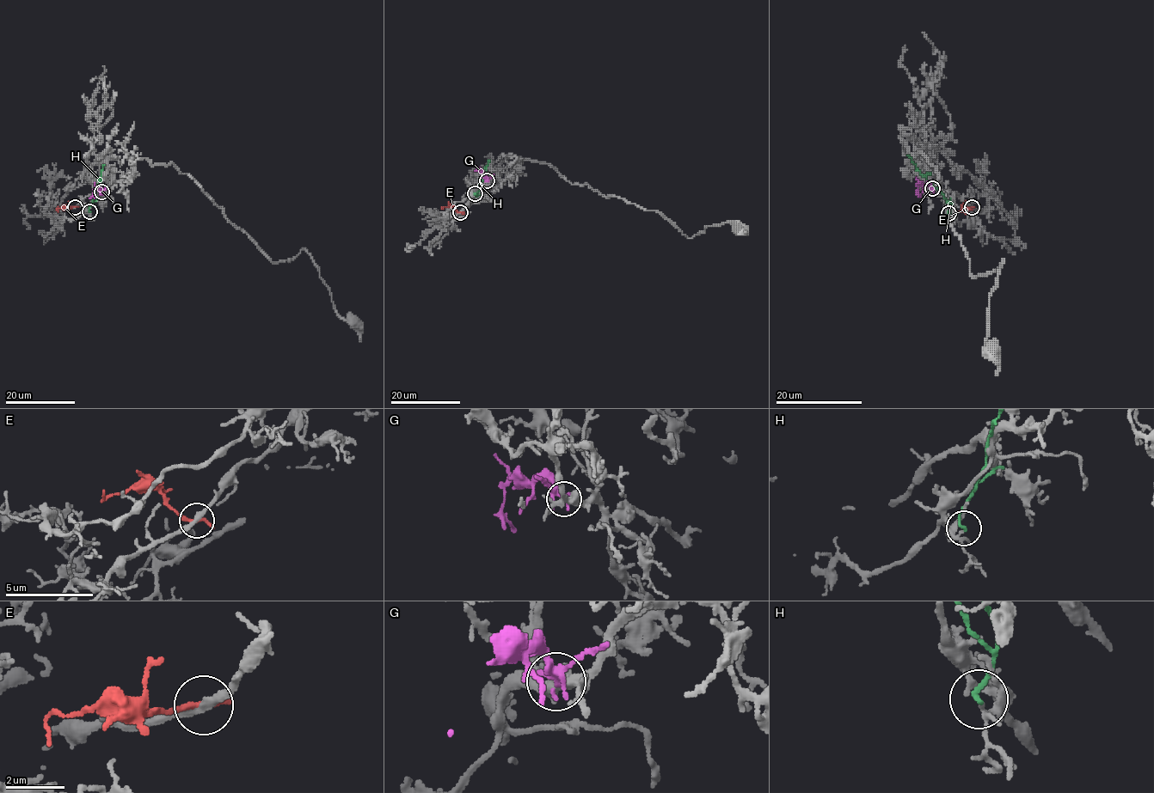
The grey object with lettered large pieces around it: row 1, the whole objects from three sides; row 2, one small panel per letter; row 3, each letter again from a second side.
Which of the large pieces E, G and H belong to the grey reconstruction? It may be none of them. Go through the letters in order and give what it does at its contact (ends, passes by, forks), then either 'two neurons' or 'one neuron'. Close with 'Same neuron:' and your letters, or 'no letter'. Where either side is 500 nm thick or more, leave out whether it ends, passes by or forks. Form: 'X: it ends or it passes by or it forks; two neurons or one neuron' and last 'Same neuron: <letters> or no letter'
E: it ends; two neurons
G: it forks; one neuron
H: it ends; two neurons
Same neuron: G

